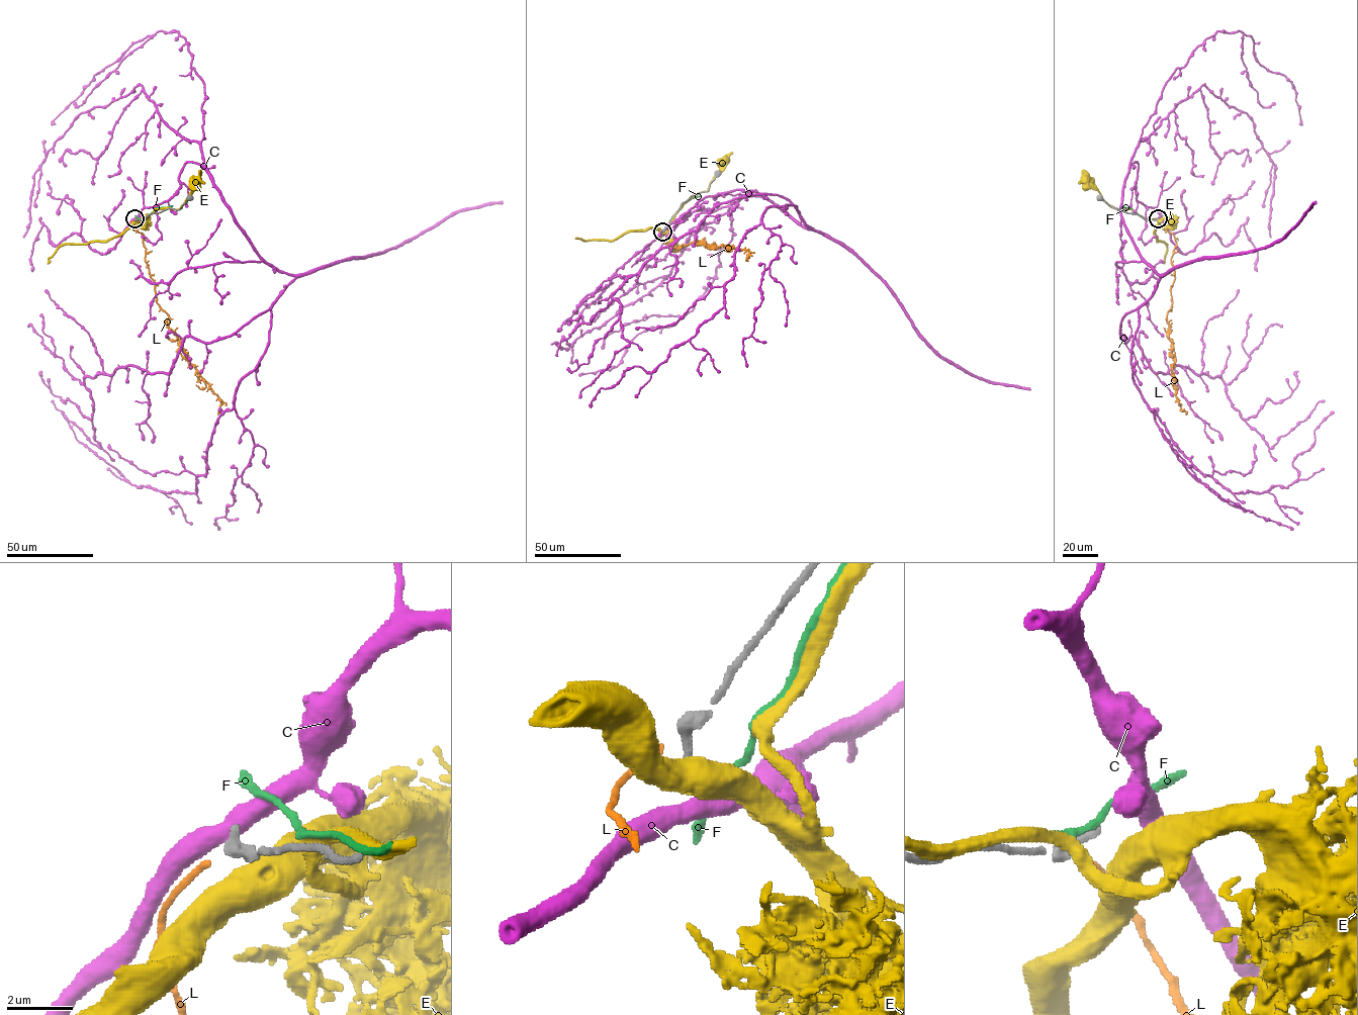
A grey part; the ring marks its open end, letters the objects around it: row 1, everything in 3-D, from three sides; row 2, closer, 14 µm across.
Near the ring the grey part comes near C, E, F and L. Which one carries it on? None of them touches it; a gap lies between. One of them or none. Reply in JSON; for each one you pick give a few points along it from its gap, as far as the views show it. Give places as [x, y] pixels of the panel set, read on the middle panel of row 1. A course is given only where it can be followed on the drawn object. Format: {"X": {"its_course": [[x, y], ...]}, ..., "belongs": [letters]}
{"belongs": []}

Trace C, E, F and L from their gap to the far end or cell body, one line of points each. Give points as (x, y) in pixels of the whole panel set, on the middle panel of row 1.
C: (663, 234), (756, 194), (822, 233), (794, 205), (770, 206), (736, 251), (724, 305), (591, 407)
E: (663, 233), (668, 235), (667, 229), (676, 211), (691, 198), (708, 190), (726, 160)
F: (664, 232), (684, 204), (700, 195)
L: (661, 232), (671, 250), (672, 245), (680, 249), (705, 241), (715, 249), (747, 250), (745, 260)

